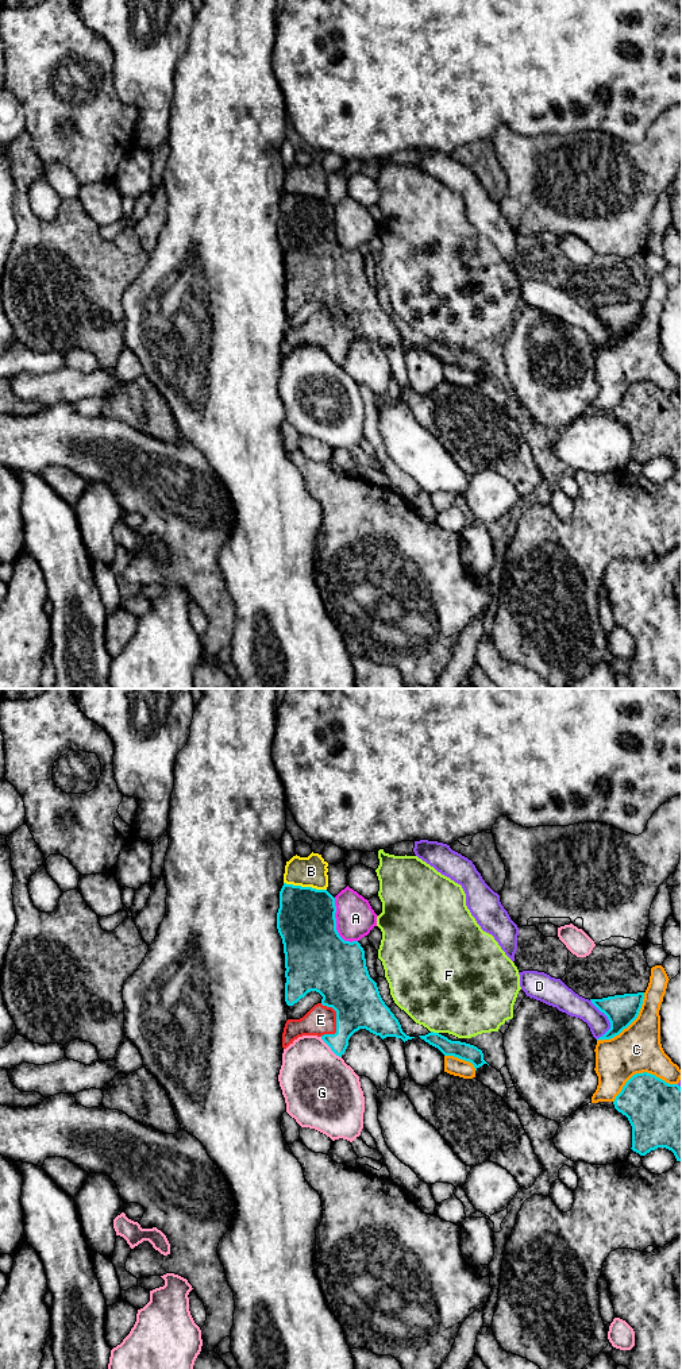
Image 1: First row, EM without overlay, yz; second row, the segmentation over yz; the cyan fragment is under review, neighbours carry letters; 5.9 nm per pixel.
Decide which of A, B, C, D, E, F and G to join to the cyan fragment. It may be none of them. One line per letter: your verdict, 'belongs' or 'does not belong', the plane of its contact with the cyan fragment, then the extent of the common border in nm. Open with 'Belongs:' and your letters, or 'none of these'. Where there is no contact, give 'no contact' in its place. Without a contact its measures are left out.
Belongs: E
A: does not belong; contact in yz; length 300 nm
B: does not belong; contact in yz; length 260 nm
C: does not belong; contact in yz; length 400 nm
D: does not belong; contact in yz; length 240 nm
E: belongs; contact in yz; length 200 nm
F: does not belong; contact in yz; length 50 nm
G: does not belong; contact in yz; length 180 nm

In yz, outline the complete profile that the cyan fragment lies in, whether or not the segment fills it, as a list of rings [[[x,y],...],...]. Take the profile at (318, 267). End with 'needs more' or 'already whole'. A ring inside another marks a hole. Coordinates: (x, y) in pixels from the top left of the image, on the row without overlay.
[[[284,192],[280,200],[277,238],[285,262],[285,311],[293,315],[311,300],[323,305],[303,327],[286,329],[282,356],[286,358],[298,346],[317,344],[342,366],[350,346],[359,338],[366,338],[382,348],[396,346],[405,351],[415,347],[402,340],[398,328],[382,309],[377,292],[369,284],[361,252],[344,250],[339,244],[335,221],[335,207],[327,198]]] | needs more

